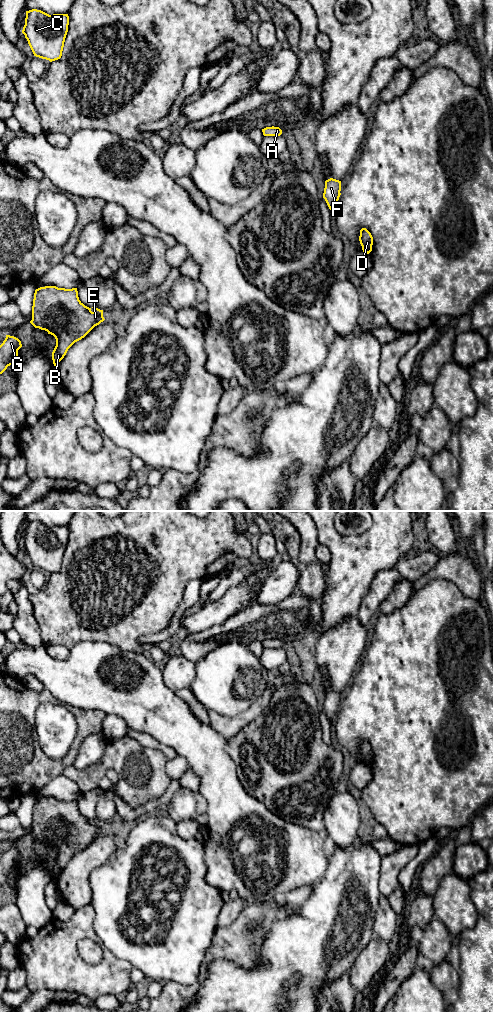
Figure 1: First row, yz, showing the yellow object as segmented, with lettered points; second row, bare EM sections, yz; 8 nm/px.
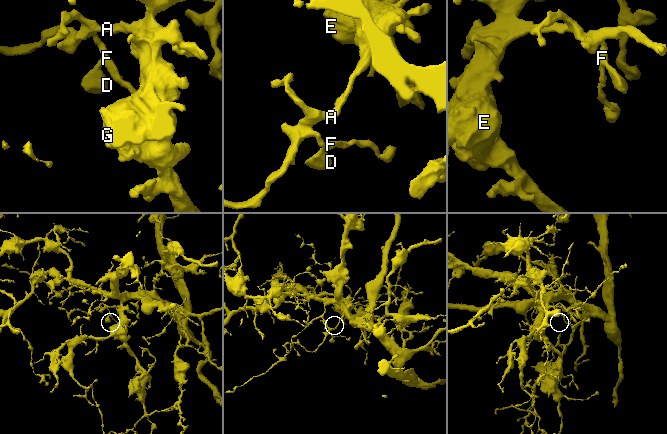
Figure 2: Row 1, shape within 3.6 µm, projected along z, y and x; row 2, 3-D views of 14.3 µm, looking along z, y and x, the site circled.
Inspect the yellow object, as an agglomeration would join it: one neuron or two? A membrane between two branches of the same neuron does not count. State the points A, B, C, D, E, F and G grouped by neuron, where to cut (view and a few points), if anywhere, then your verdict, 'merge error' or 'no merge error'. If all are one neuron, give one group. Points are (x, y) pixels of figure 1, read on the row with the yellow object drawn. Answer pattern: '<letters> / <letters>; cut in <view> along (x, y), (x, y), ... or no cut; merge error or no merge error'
A B C D E F G; no cut; no merge error

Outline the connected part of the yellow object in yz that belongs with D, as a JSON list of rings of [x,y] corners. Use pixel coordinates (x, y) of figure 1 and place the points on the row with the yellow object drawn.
[[[366,228],[360,230],[359,241],[363,252],[369,254],[372,251],[373,237]]]

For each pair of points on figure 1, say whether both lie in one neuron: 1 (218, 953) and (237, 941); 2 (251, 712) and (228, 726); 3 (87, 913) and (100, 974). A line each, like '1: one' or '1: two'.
1: one
2: one
3: one

